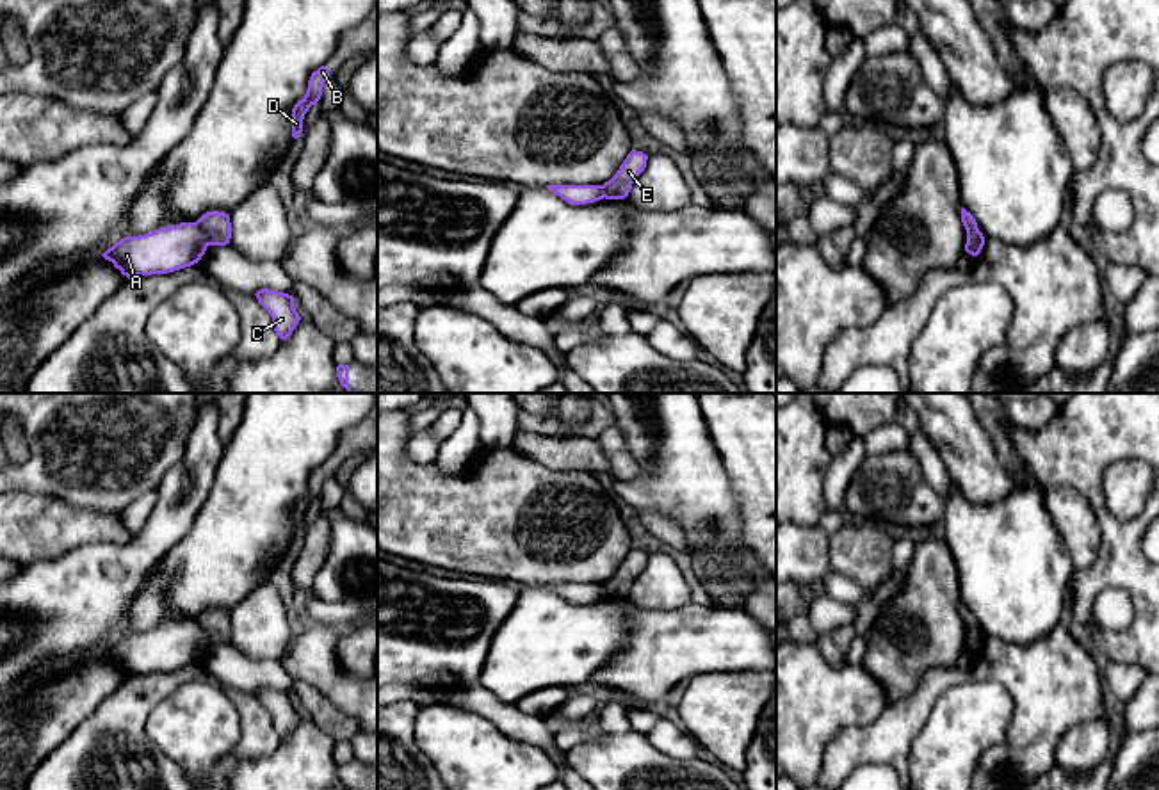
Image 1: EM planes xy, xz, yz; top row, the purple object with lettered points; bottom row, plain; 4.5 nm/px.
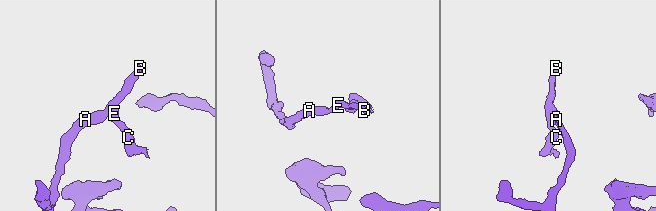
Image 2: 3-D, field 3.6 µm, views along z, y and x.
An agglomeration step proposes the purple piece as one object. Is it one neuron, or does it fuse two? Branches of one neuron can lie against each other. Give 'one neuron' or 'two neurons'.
two neurons

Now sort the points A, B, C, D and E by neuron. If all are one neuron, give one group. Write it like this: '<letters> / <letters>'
A / B C D E

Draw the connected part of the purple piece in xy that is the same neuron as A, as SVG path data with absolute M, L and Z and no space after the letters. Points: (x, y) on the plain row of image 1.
M180 621L139 635L125 635L101 655L123 674L167 673L201 658L208 639L198 621Z

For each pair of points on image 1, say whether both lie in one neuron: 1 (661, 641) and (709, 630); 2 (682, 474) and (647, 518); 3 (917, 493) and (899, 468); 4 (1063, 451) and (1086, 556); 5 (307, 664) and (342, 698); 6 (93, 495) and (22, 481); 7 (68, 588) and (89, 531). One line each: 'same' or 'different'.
1: same
2: different
3: same
4: different
5: same
6: same
7: different

